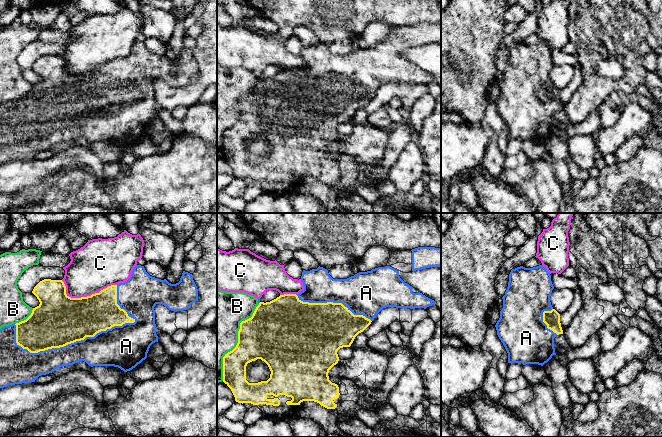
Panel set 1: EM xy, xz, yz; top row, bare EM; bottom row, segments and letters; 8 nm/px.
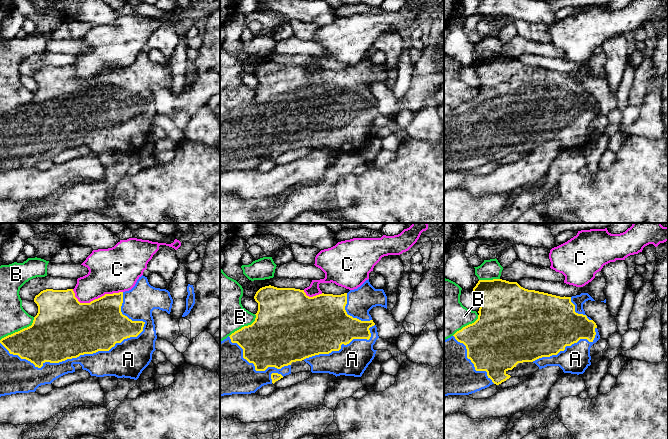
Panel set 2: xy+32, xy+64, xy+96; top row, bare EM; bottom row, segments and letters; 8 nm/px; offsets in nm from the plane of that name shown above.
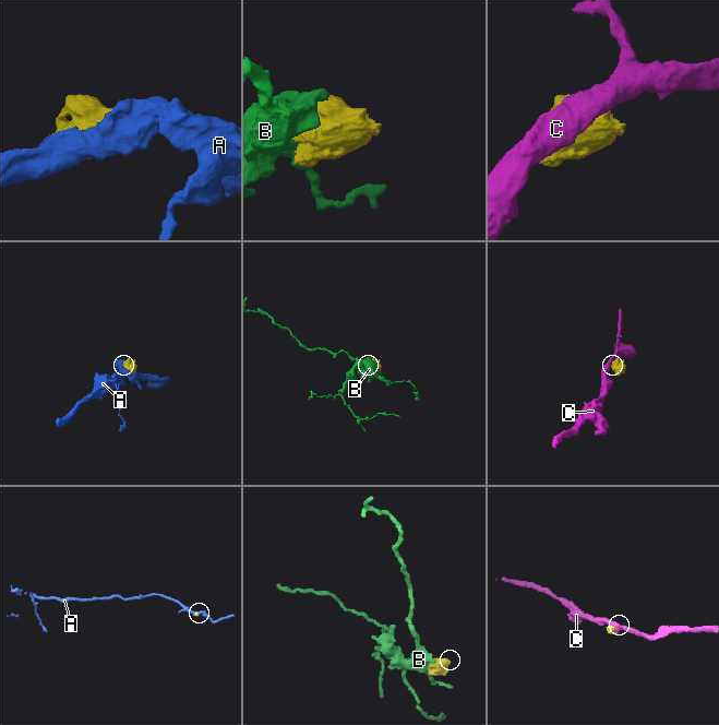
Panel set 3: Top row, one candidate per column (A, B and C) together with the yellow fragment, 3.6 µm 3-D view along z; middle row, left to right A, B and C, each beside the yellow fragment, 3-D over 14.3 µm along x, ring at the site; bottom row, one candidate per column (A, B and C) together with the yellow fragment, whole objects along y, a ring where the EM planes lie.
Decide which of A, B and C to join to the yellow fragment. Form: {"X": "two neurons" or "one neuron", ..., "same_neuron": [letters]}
{"A": "one neuron", "B": "two neurons", "C": "two neurons", "same_neuron": ["A"]}

